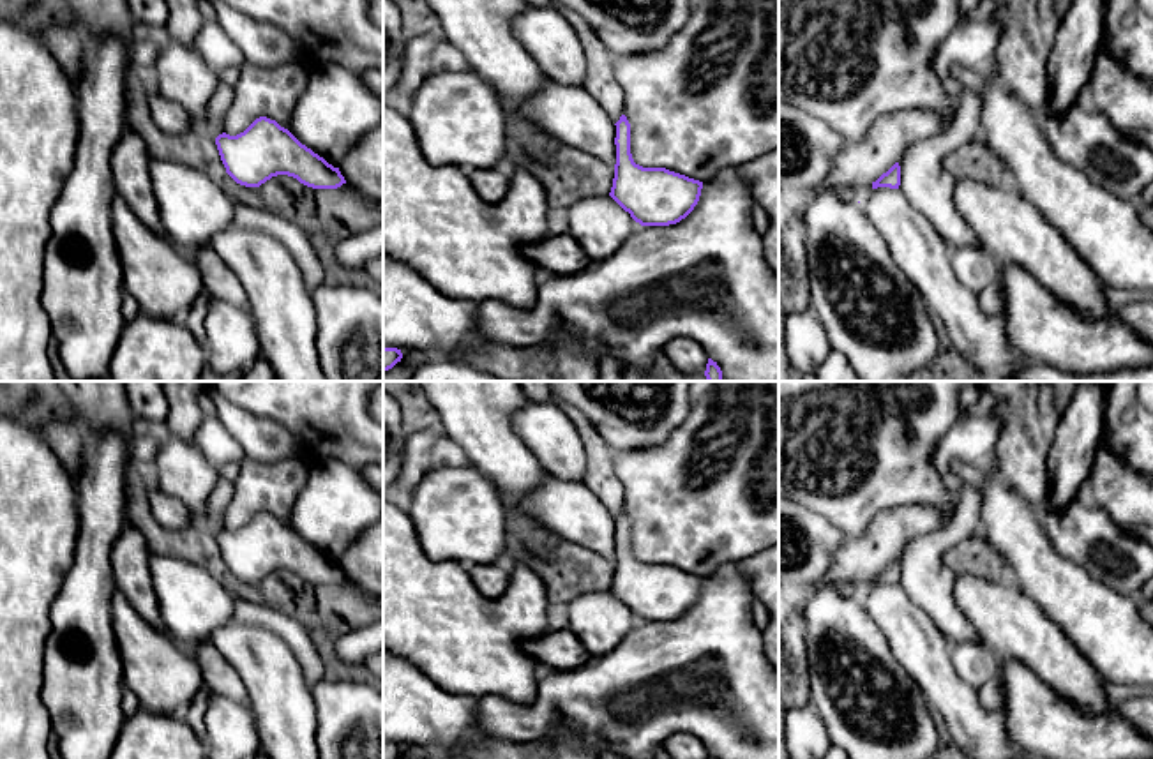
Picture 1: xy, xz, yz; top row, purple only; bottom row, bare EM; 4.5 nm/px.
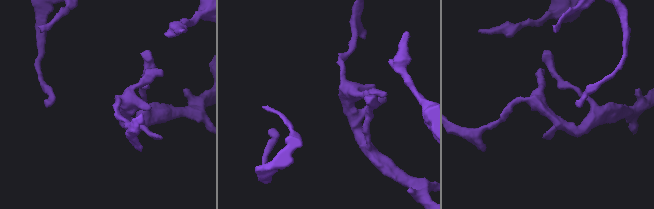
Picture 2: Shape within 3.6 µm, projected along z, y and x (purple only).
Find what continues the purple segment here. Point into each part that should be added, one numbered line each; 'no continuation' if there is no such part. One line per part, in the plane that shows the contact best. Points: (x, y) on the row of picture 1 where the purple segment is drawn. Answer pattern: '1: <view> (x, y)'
no continuation

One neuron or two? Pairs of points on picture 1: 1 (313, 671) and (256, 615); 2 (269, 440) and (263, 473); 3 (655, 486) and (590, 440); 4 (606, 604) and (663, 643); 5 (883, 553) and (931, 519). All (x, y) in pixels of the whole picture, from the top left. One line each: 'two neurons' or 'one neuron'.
1: one neuron
2: two neurons
3: two neurons
4: two neurons
5: one neuron

